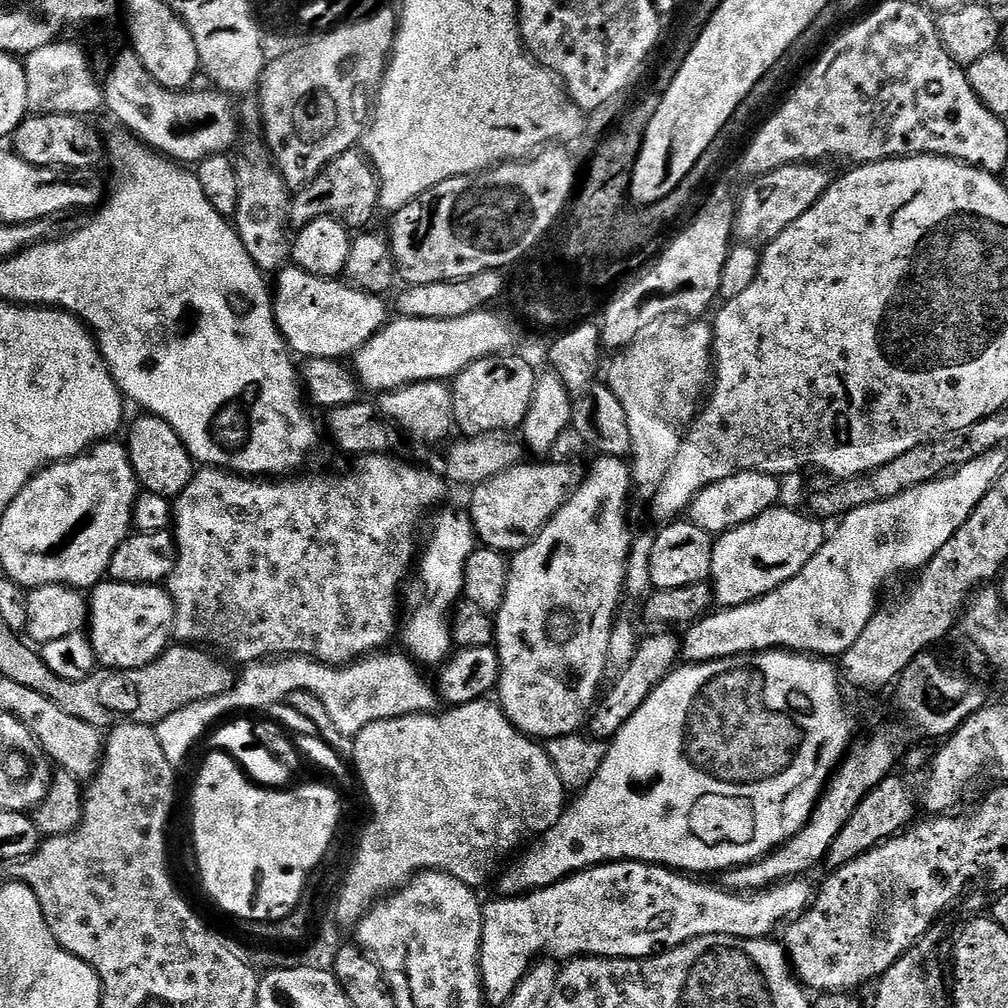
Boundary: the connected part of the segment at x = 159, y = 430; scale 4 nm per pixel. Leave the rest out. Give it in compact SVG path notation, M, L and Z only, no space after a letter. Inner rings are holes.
M140 414L128 432L126 447L128 461L132 463L132 472L136 475L136 483L145 493L174 498L193 478L192 455L186 450L182 438L178 438L178 434L174 434L174 430L162 418Z

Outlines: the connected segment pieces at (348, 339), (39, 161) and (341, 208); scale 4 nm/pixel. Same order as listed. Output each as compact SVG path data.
M284 266L275 273L274 295L272 296L272 313L276 316L276 325L289 349L297 357L313 360L326 358L340 360L344 356L354 354L372 335L380 331L390 319L388 308L379 295L353 288L351 284L340 278L315 276L295 266Z
M46 114L45 116L27 115L10 137L11 151L21 156L26 162L43 168L75 168L77 170L95 169L95 164L102 158L102 136L88 125L87 119L66 114Z
M363 151L343 152L323 168L310 183L304 185L291 197L290 220L299 226L309 224L319 216L335 216L349 229L360 230L372 220L380 208L380 182L372 161Z

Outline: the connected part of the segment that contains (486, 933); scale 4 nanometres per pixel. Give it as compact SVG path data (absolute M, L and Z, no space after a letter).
M617 860L606 864L598 864L584 868L581 872L574 872L565 876L557 884L550 884L545 888L535 888L532 892L525 892L519 896L501 895L500 900L492 900L483 905L484 921L482 922L482 938L480 939L480 983L484 985L484 998L489 1005L503 1006L510 994L515 990L520 980L528 972L530 965L537 959L539 952L545 952L545 957L556 962L567 962L578 956L609 956L610 958L626 958L640 960L643 956L654 956L661 950L676 948L687 940L699 936L733 936L734 938L750 938L759 940L768 938L777 931L774 927L774 892L769 888L761 888L758 892L738 892L729 890L719 883L707 884L707 879L693 878L679 870L665 868L663 864L644 864L641 860Z

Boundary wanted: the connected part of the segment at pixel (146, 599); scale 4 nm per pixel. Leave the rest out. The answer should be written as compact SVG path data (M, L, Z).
M101 582L91 589L86 604L86 624L92 627L92 649L105 669L149 664L169 643L171 623L172 598L163 587L155 584Z

